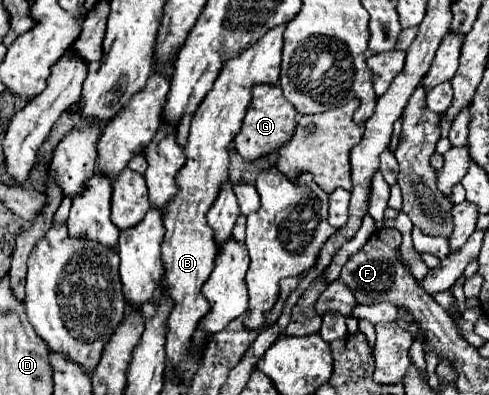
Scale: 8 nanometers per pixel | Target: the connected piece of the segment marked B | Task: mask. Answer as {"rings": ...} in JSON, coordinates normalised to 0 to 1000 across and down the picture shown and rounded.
{"rings":[[[566,63],[546,78],[517,119],[509,119],[489,144],[460,159],[436,225],[419,241],[407,276],[391,301],[391,337],[378,367],[382,413],[362,438],[362,499],[337,529],[337,605],[329,615],[329,661],[337,661],[333,732],[354,752],[354,792],[346,792],[346,843],[337,843],[342,909],[354,929],[370,914],[391,909],[391,863],[403,838],[407,813],[427,792],[431,772],[415,752],[411,727],[423,711],[436,661],[444,646],[444,615],[436,610],[436,585],[419,554],[419,539],[448,494],[448,473],[464,458],[468,387],[464,372],[489,337],[493,306],[501,296],[497,271],[513,261],[513,225],[530,210],[566,210],[575,175],[575,124],[579,124],[583,63]]]}

